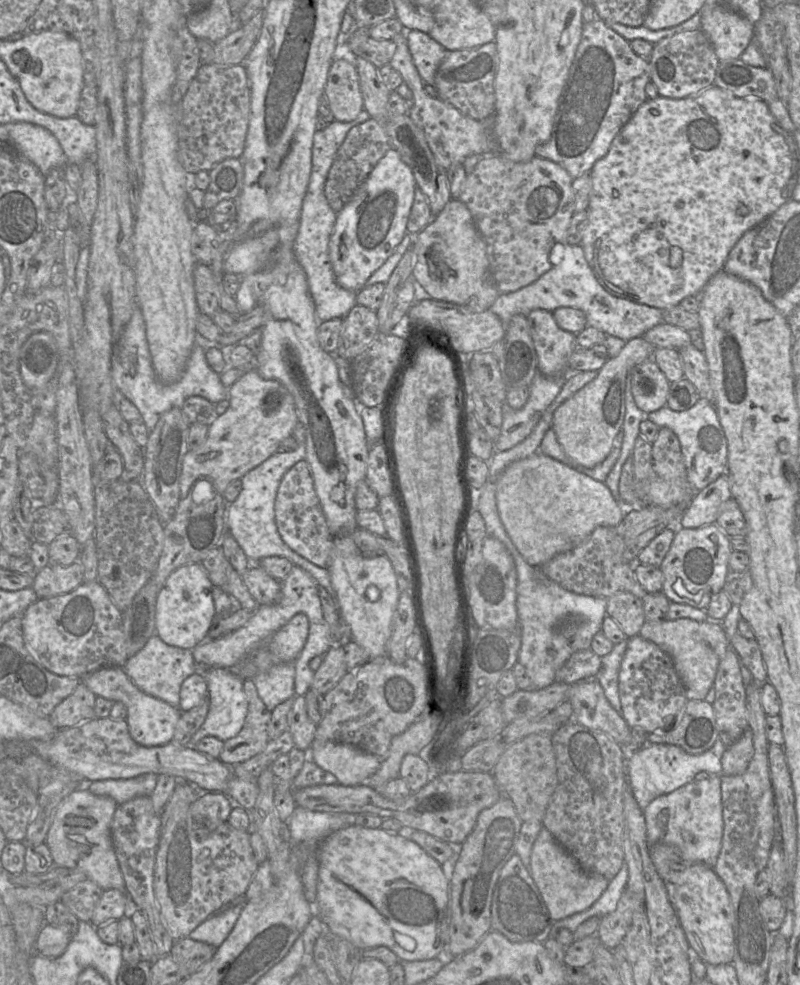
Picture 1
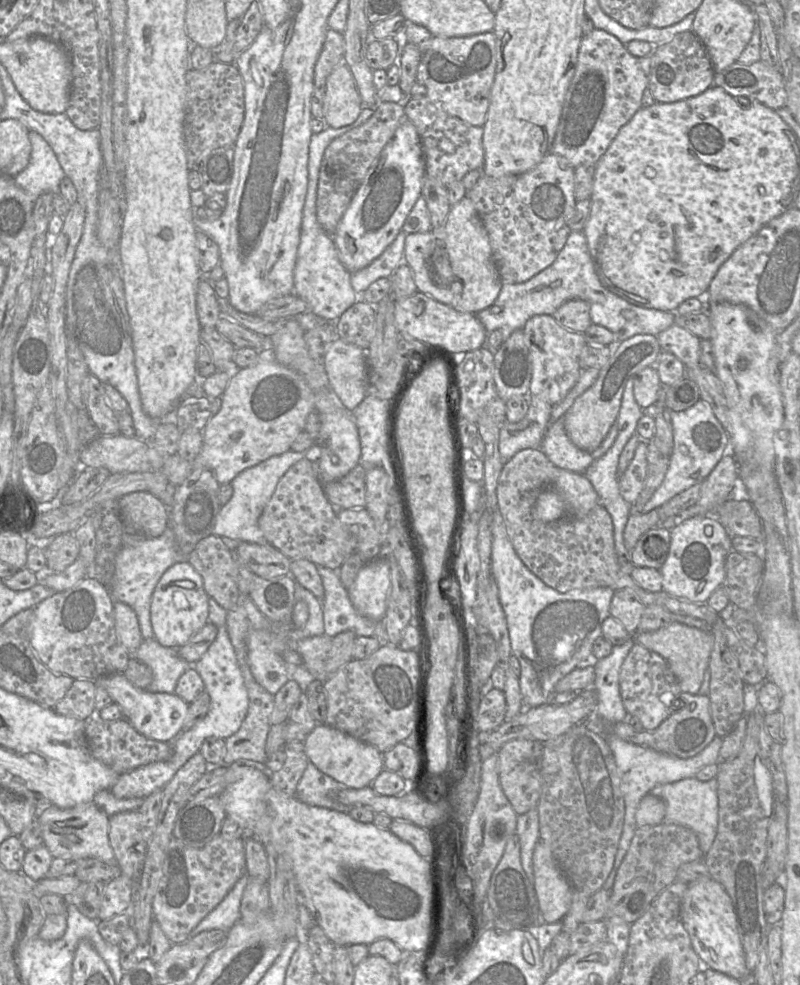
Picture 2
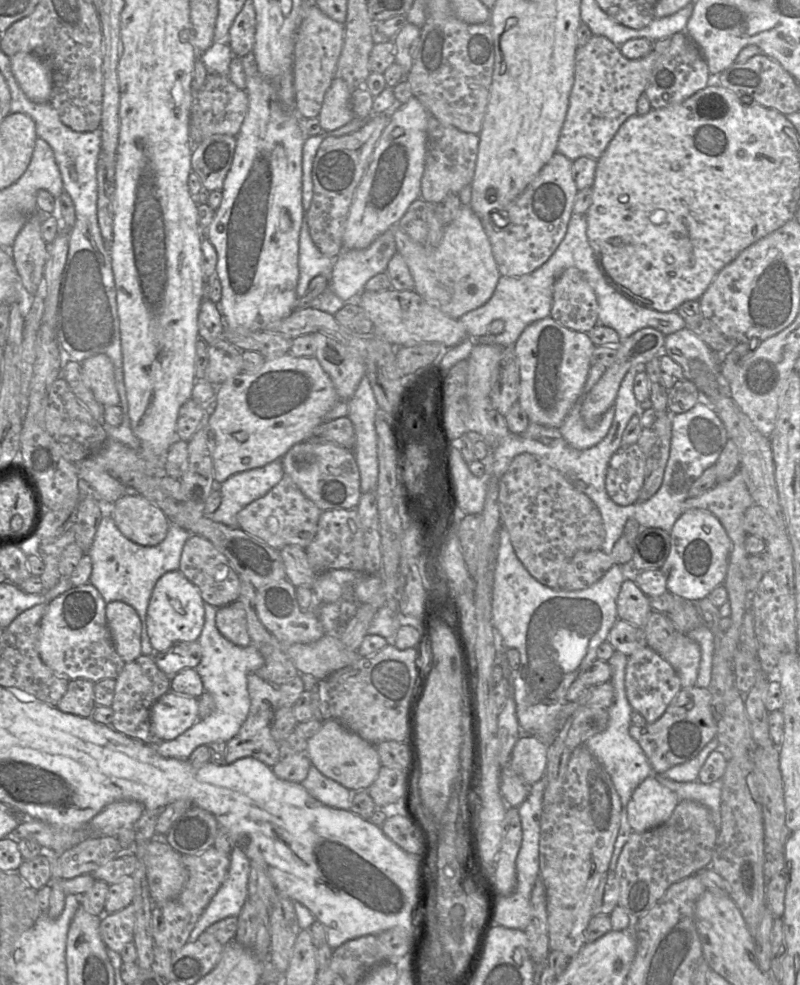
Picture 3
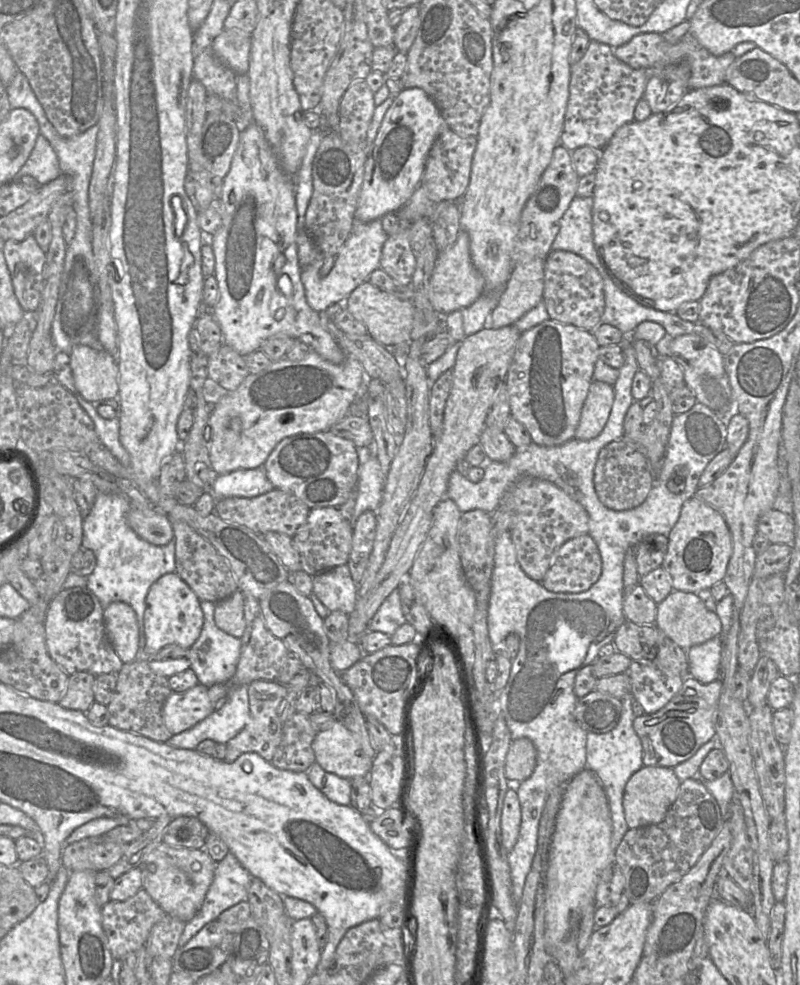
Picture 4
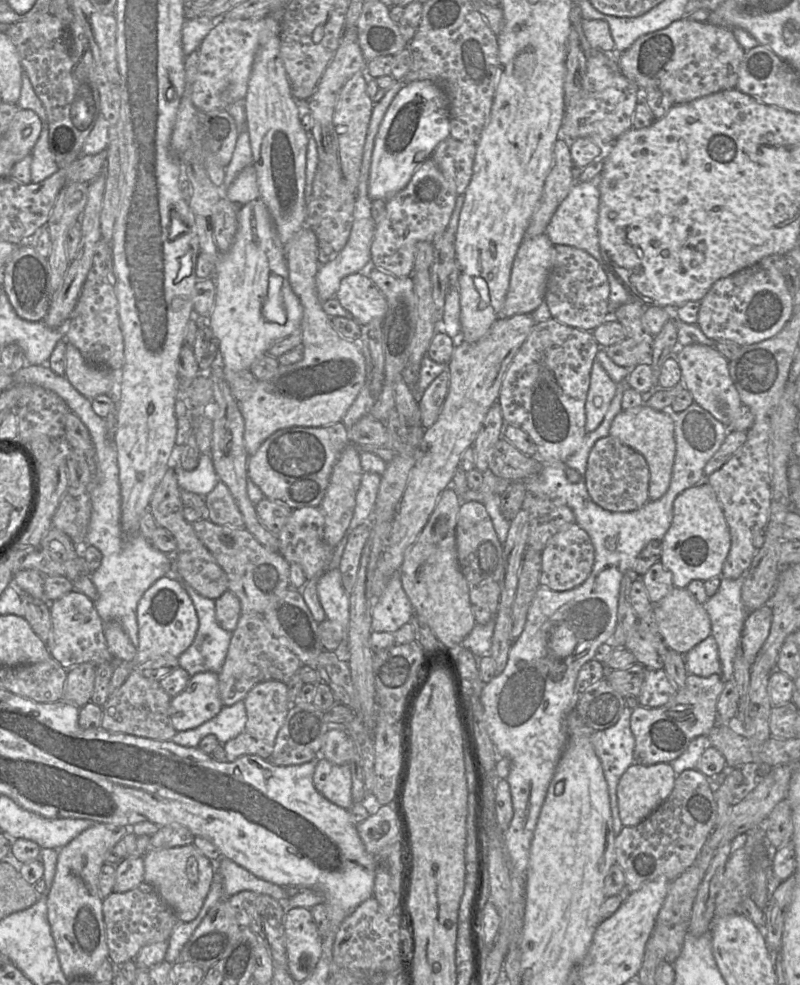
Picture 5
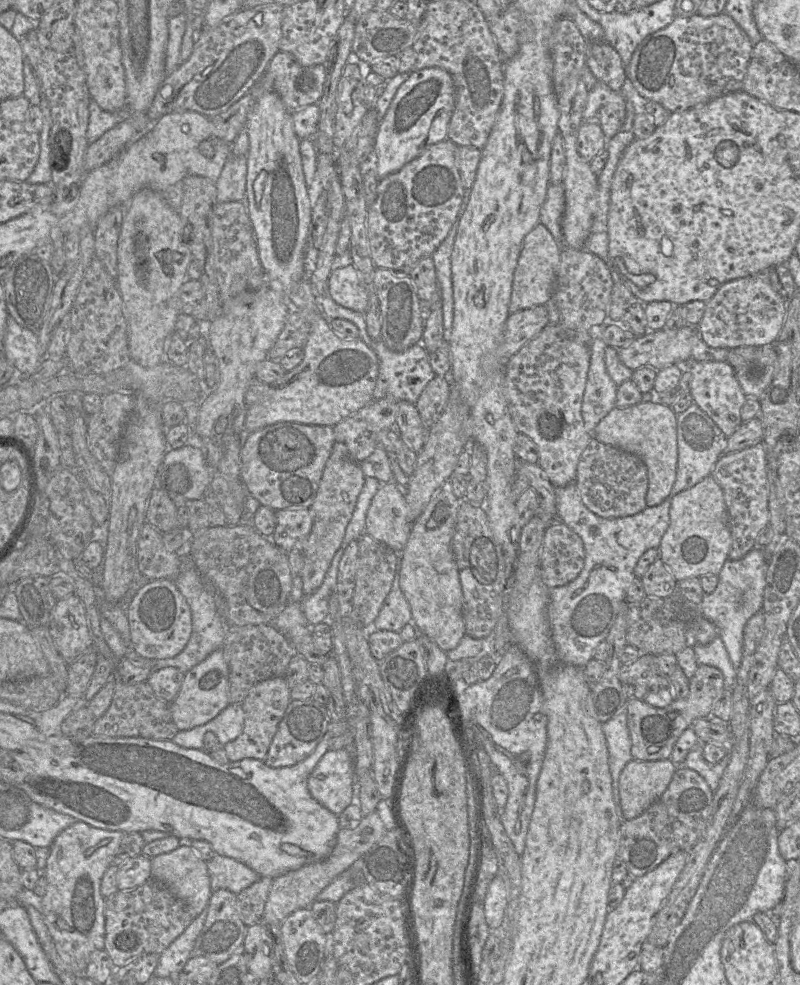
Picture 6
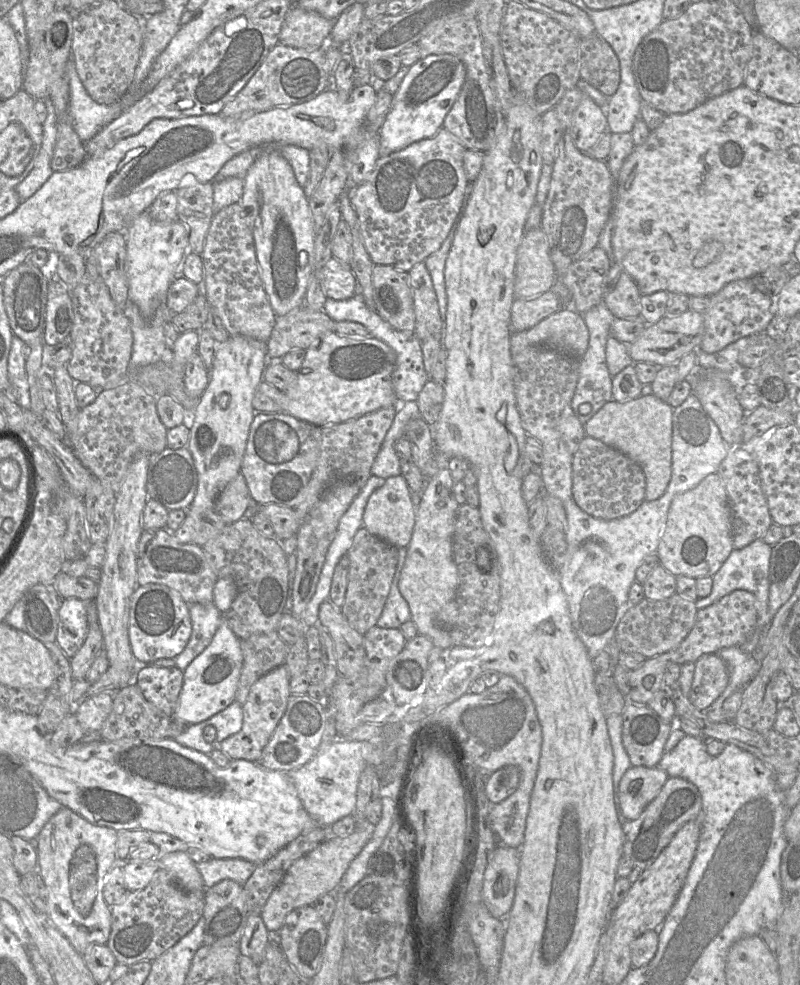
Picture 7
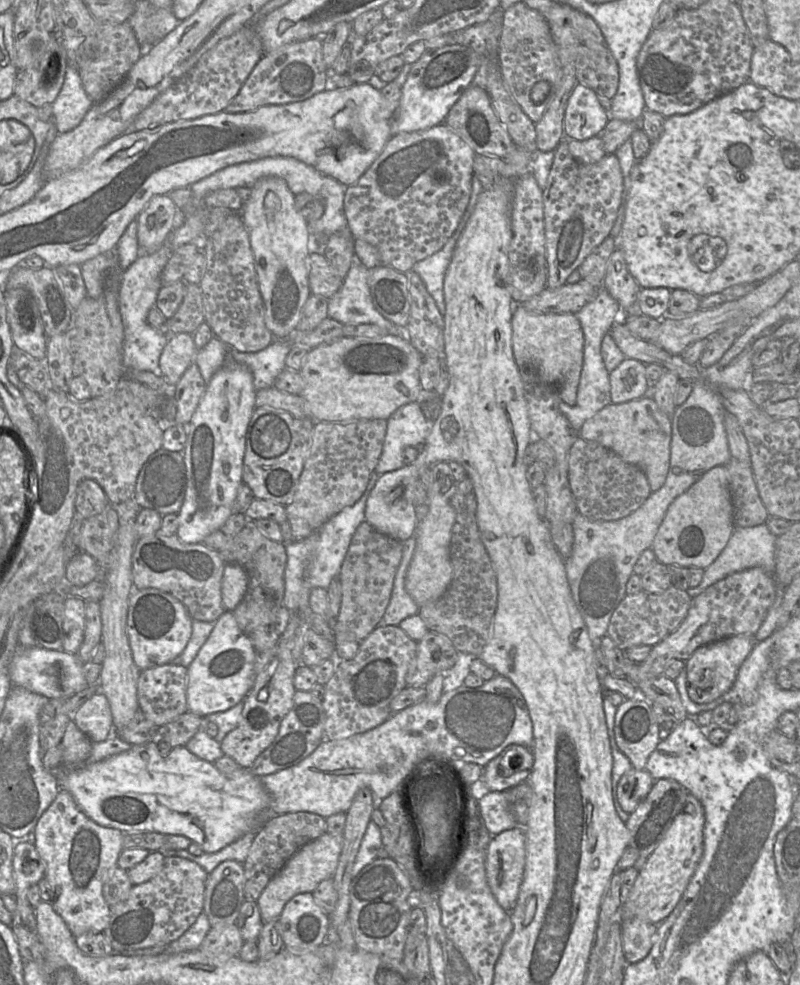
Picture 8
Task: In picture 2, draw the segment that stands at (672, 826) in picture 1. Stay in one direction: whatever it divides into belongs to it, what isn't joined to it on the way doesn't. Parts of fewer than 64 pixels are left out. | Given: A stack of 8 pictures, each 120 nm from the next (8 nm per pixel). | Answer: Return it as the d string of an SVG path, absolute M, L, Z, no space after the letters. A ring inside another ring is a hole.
M687 778L680 781L660 784L650 792L659 797L666 805L663 823L676 824L692 830L705 855L711 848L718 830L718 794L717 778L700 781L697 778Z

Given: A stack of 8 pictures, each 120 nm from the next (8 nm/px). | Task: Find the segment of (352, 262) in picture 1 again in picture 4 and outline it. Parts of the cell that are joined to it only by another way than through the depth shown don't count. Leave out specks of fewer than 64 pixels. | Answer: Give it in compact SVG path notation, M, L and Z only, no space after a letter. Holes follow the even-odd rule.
M421 88L403 89L394 99L382 120L367 158L364 178L354 214L355 221L371 222L385 214L397 212L413 195L424 174L426 159L438 136L449 129L434 101Z

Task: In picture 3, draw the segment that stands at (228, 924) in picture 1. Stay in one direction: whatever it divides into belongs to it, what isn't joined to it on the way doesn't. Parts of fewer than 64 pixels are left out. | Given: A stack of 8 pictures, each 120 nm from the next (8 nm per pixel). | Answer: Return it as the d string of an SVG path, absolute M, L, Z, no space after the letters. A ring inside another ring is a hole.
M237 844L229 855L230 866L227 877L189 934L189 942L196 941L199 935L213 923L231 916L238 917L248 899L250 860L243 846Z

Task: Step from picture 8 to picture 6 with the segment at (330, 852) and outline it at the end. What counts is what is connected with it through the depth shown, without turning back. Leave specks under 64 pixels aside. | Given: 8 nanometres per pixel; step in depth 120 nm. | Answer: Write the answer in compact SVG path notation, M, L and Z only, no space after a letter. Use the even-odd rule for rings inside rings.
M376 811L363 816L354 828L340 829L334 848L328 857L273 878L264 907L263 920L281 926L287 916L295 910L310 907L323 889L358 858L363 857L385 833L386 827Z

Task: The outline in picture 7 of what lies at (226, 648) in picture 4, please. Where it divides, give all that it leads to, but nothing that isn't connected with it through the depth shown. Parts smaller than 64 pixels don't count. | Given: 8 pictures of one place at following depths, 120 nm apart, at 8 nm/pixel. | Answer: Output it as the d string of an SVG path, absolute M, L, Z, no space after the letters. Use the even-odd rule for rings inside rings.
M214 602L189 604L192 633L185 649L175 658L175 667L185 671L191 662L211 643L222 621Z

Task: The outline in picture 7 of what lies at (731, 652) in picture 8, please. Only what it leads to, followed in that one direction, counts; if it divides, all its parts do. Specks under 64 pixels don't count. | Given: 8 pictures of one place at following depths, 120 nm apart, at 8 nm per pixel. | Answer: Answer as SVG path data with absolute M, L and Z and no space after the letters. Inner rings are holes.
M718 652L704 653L694 662L688 698L699 710L705 710L726 686L728 672Z

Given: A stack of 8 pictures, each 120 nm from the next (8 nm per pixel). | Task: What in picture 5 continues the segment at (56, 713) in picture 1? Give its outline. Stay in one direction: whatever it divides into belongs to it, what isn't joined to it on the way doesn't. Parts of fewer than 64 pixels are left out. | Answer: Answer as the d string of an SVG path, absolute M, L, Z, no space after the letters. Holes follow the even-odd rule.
M82 663L67 670L62 700L78 708L91 702L96 667L91 663Z

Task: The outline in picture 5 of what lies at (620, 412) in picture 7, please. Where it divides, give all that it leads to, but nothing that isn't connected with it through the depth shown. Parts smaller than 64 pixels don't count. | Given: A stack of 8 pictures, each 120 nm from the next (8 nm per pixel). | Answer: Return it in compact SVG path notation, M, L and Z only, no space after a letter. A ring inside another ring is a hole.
M645 404L622 410L613 419L609 436L640 453L649 468L649 500L661 498L669 488L676 444L674 436L674 416L670 411L655 410Z

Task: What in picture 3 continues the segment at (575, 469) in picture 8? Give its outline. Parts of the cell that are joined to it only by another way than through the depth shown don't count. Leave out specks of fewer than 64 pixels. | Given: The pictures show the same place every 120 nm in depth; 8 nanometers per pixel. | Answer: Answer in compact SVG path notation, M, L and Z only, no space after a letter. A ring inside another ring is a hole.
M639 445L620 447L611 457L605 489L614 503L627 506L635 503L644 484L645 460Z

